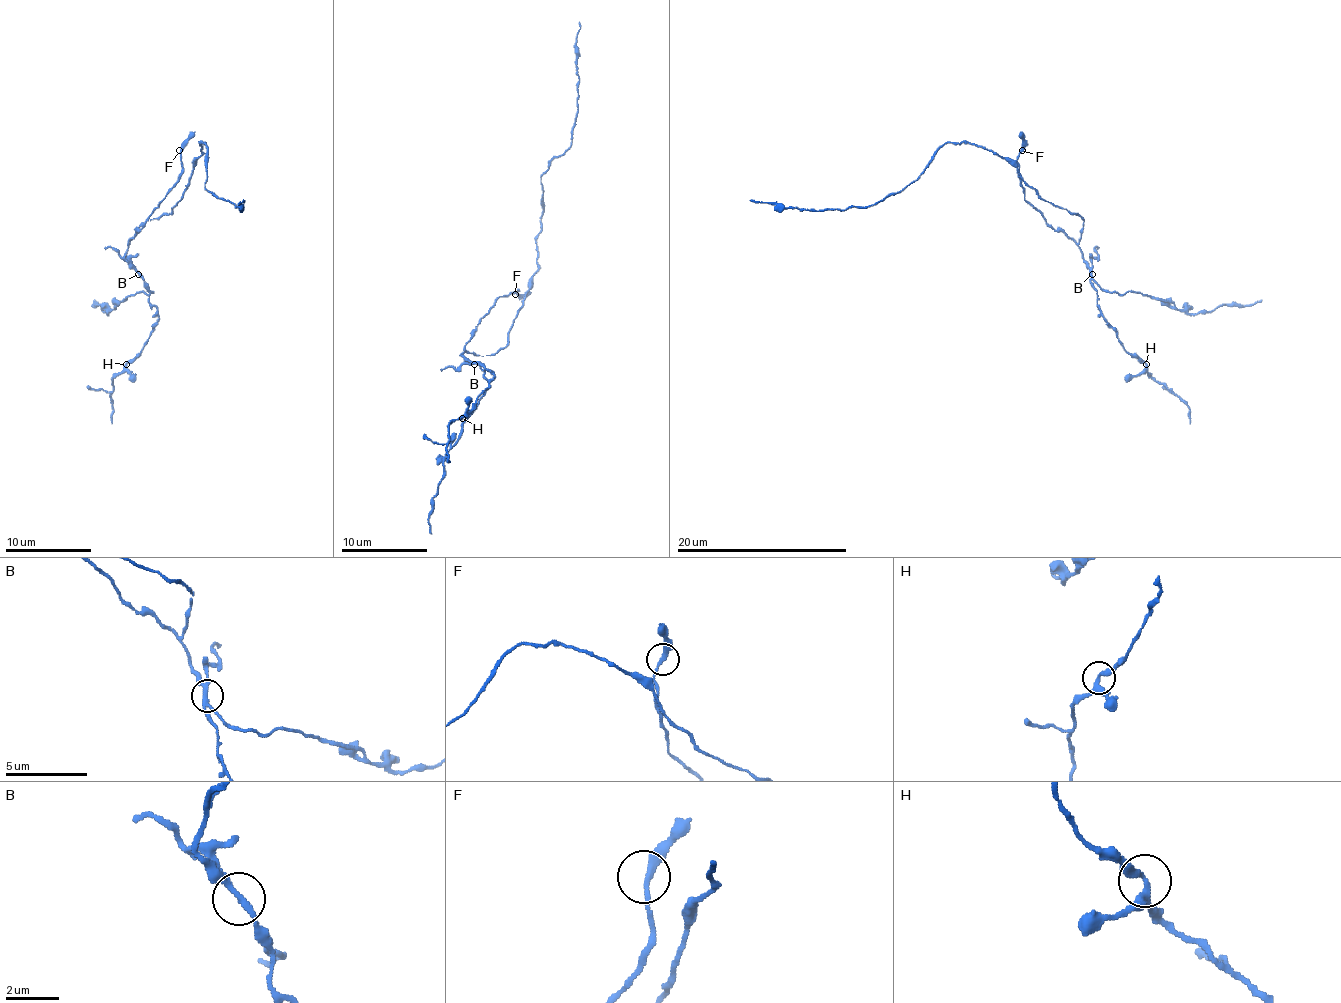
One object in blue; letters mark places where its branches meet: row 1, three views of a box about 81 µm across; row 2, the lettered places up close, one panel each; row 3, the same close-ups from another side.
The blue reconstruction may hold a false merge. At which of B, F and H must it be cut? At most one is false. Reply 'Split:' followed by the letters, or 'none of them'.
Split: B

